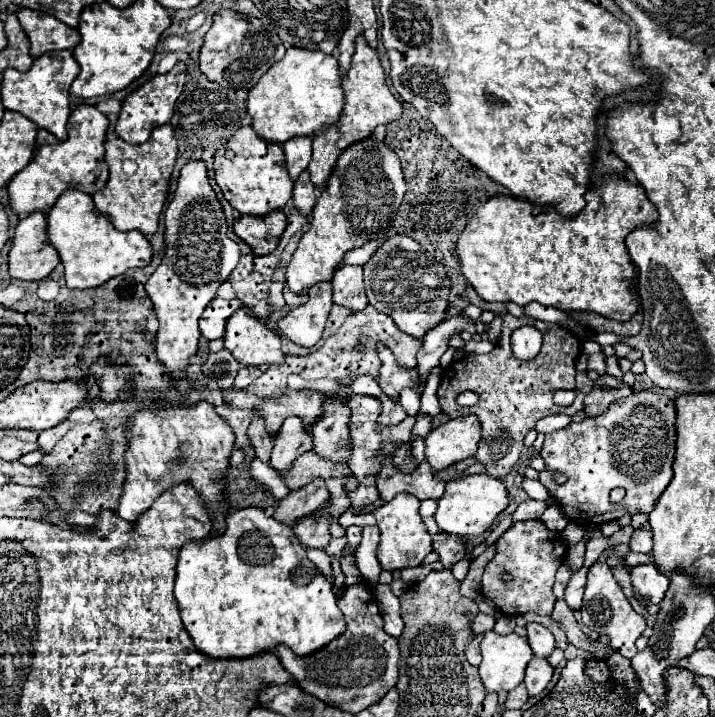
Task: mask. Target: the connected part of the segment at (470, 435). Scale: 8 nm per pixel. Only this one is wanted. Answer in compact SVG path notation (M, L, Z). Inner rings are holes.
M476 416L448 420L426 436L426 462L432 470L446 470L460 460L472 458L478 450L478 442L480 422Z

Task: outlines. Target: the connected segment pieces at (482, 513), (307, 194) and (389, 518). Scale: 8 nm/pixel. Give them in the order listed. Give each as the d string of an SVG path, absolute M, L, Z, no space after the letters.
M474 474L464 476L458 480L450 480L446 484L444 496L438 500L438 510L434 514L434 520L440 530L456 536L482 536L484 532L492 530L496 516L506 510L510 504L508 490L502 480L492 478L488 474Z
M306 172L306 174L300 176L298 182L294 184L294 196L292 196L294 208L296 208L302 216L310 218L312 206L316 204L316 198L318 198L318 192L320 192L320 190L310 182L310 174Z
M398 494L394 500L374 510L376 524L380 528L380 544L376 550L382 570L404 570L408 566L420 566L422 560L432 552L432 536L428 534L420 514L420 502L408 494Z

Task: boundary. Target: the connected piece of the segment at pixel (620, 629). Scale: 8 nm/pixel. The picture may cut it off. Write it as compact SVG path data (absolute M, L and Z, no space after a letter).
M596 562L588 572L588 584L584 592L584 606L582 606L582 622L596 634L608 636L610 646L626 658L632 658L638 650L634 642L646 630L646 620L632 608L628 598L624 596L620 584L614 580L612 570L606 562Z

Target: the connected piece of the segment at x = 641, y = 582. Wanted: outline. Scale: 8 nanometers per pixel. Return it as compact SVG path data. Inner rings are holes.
M638 564L630 568L630 576L632 576L634 598L642 606L660 604L660 596L664 594L666 584L660 586L660 572L656 570L654 564Z

